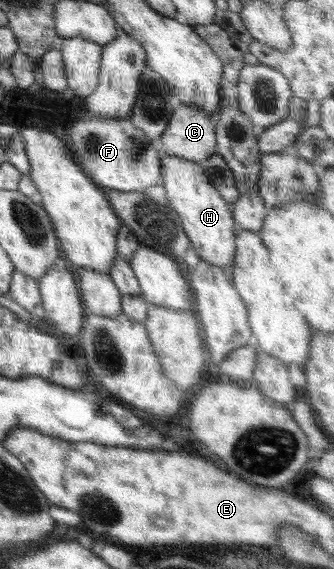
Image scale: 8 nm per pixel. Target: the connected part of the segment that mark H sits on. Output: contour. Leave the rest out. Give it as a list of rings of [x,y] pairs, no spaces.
[[[175,156],[160,157],[163,187],[169,204],[180,218],[191,247],[203,262],[209,262],[211,266],[219,266],[223,271],[229,272],[231,270],[229,266],[233,264],[235,258],[235,236],[239,230],[230,210],[231,206],[215,190],[207,172],[199,166],[199,163]]]

